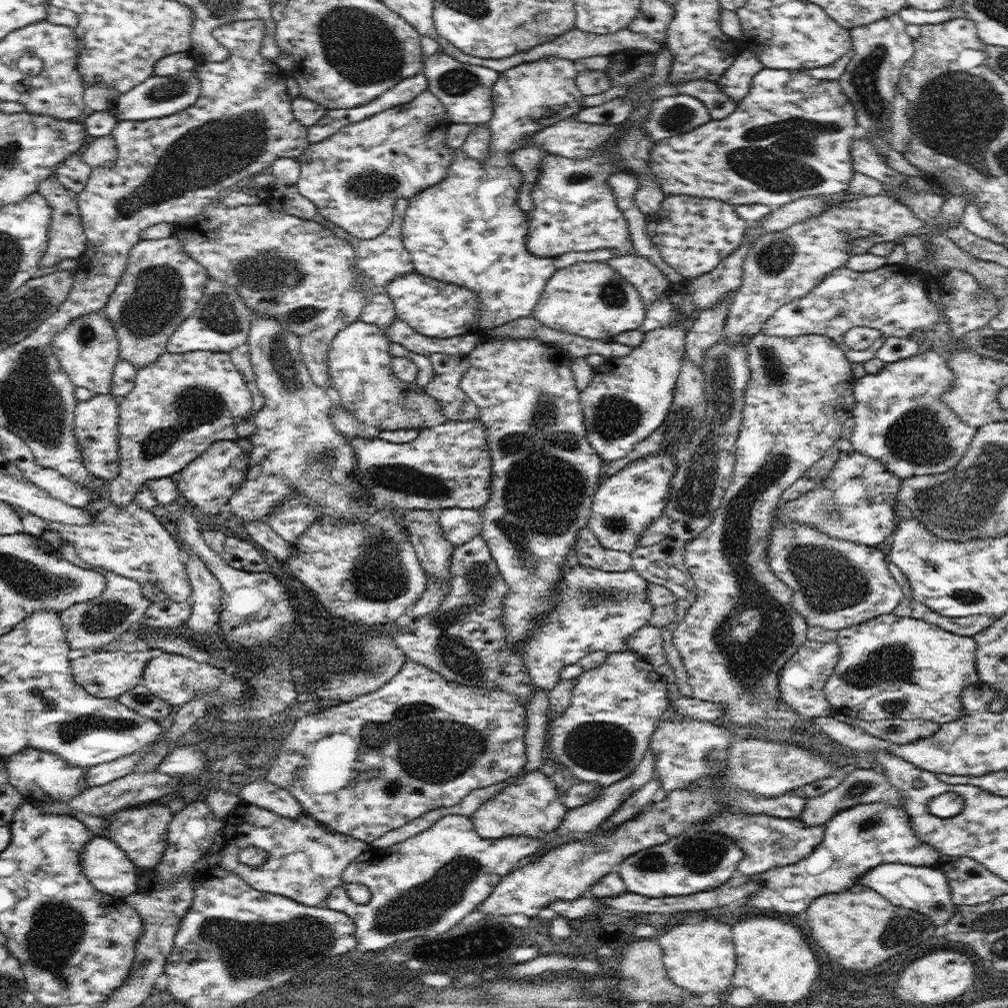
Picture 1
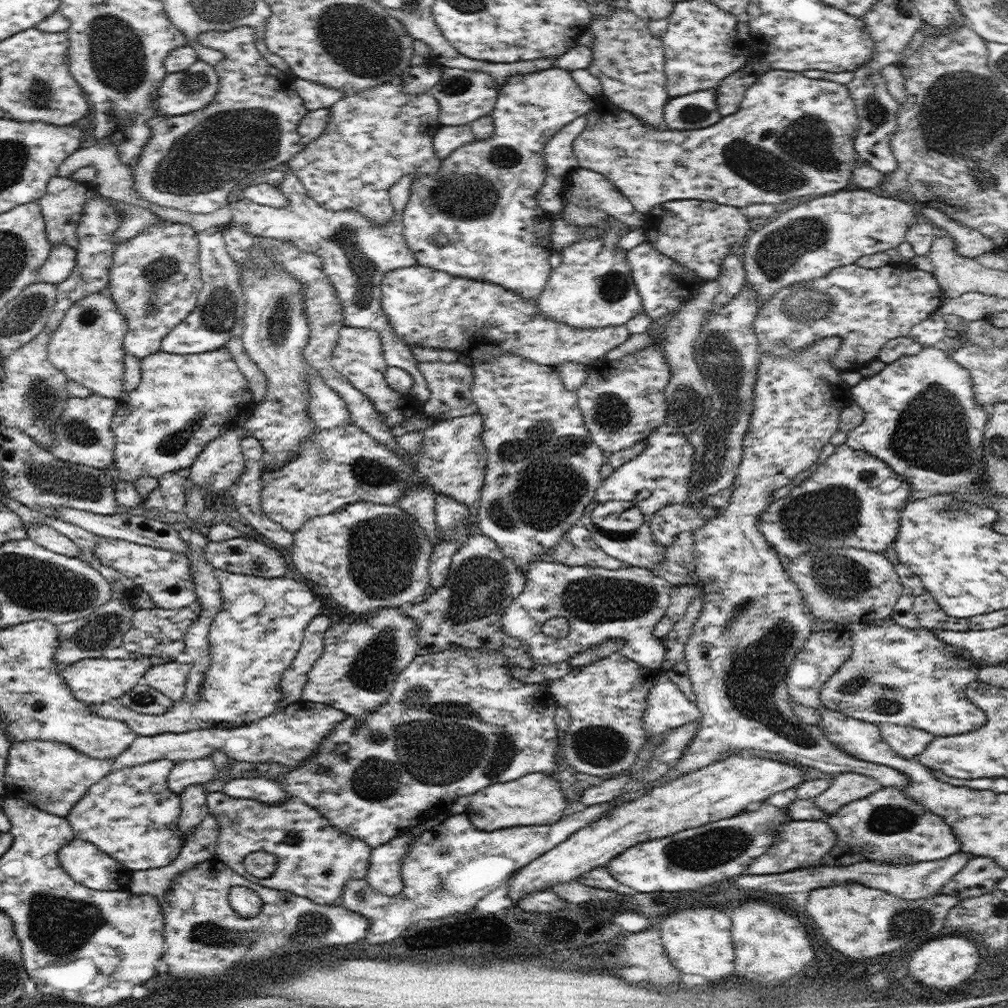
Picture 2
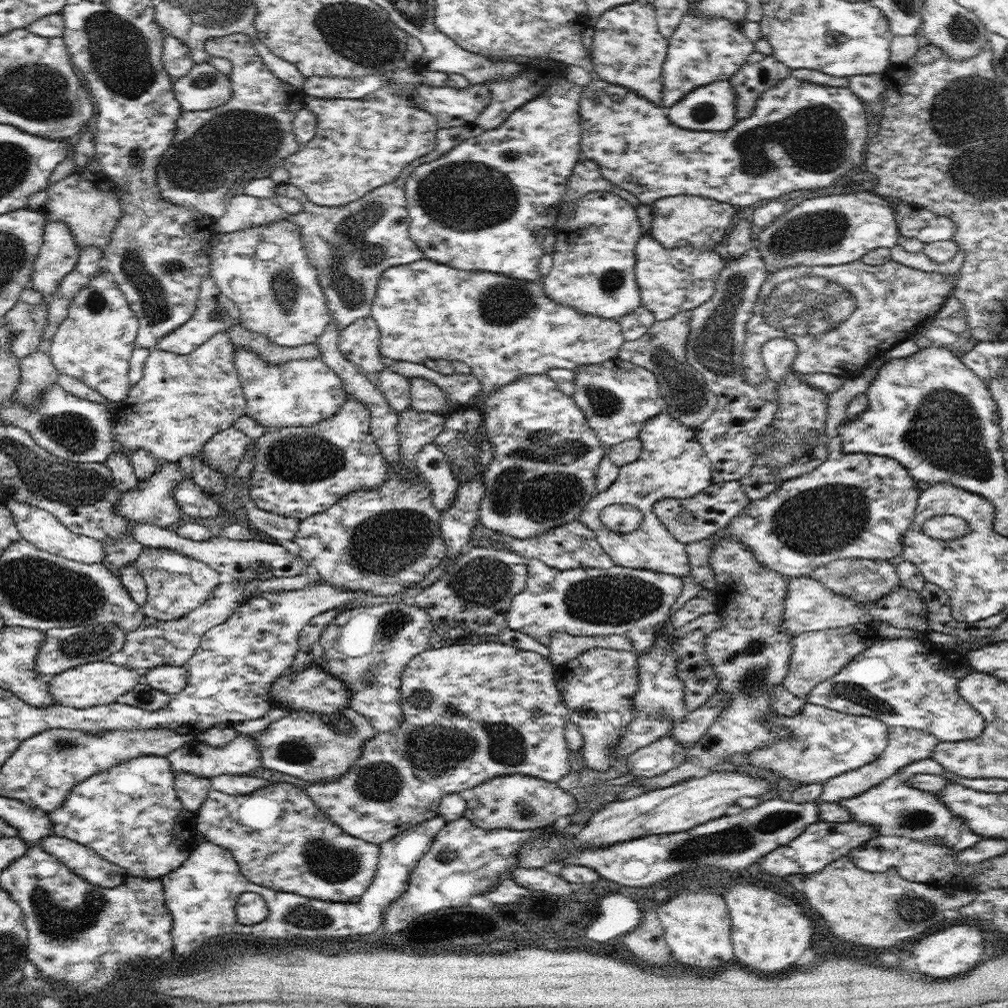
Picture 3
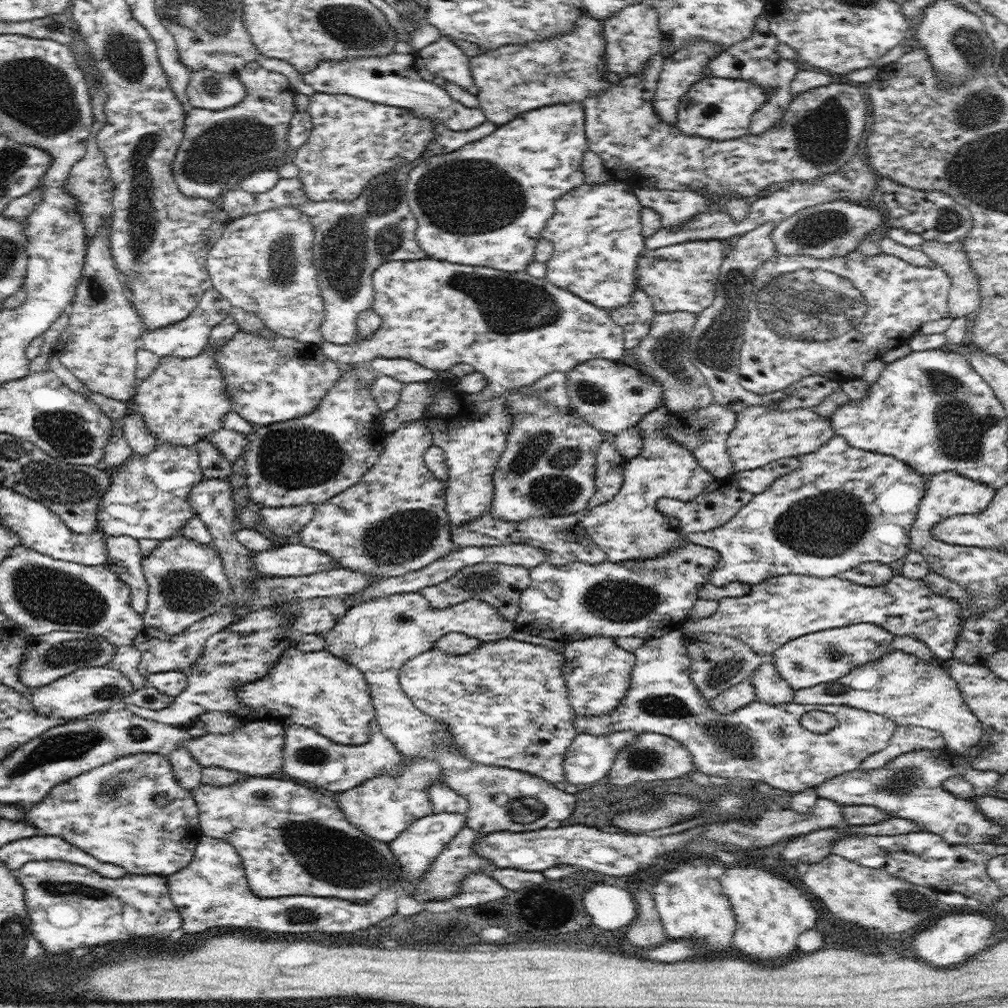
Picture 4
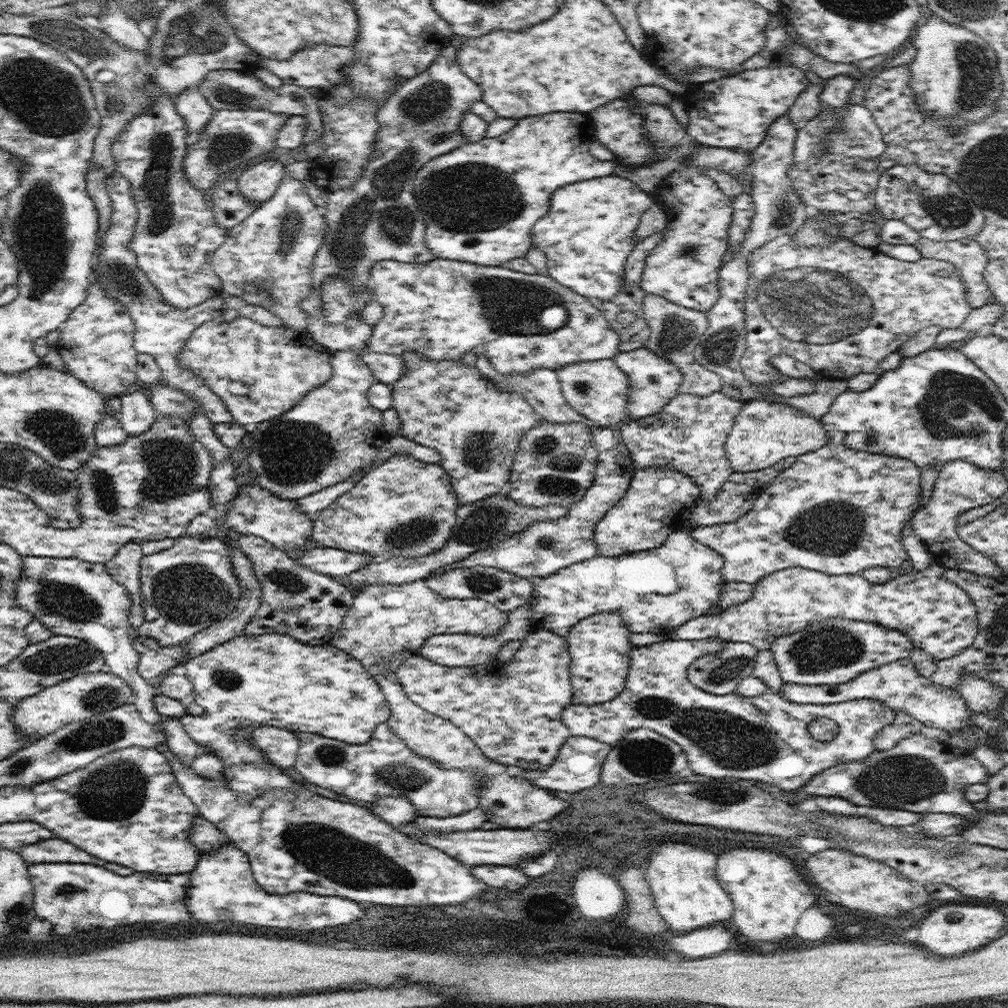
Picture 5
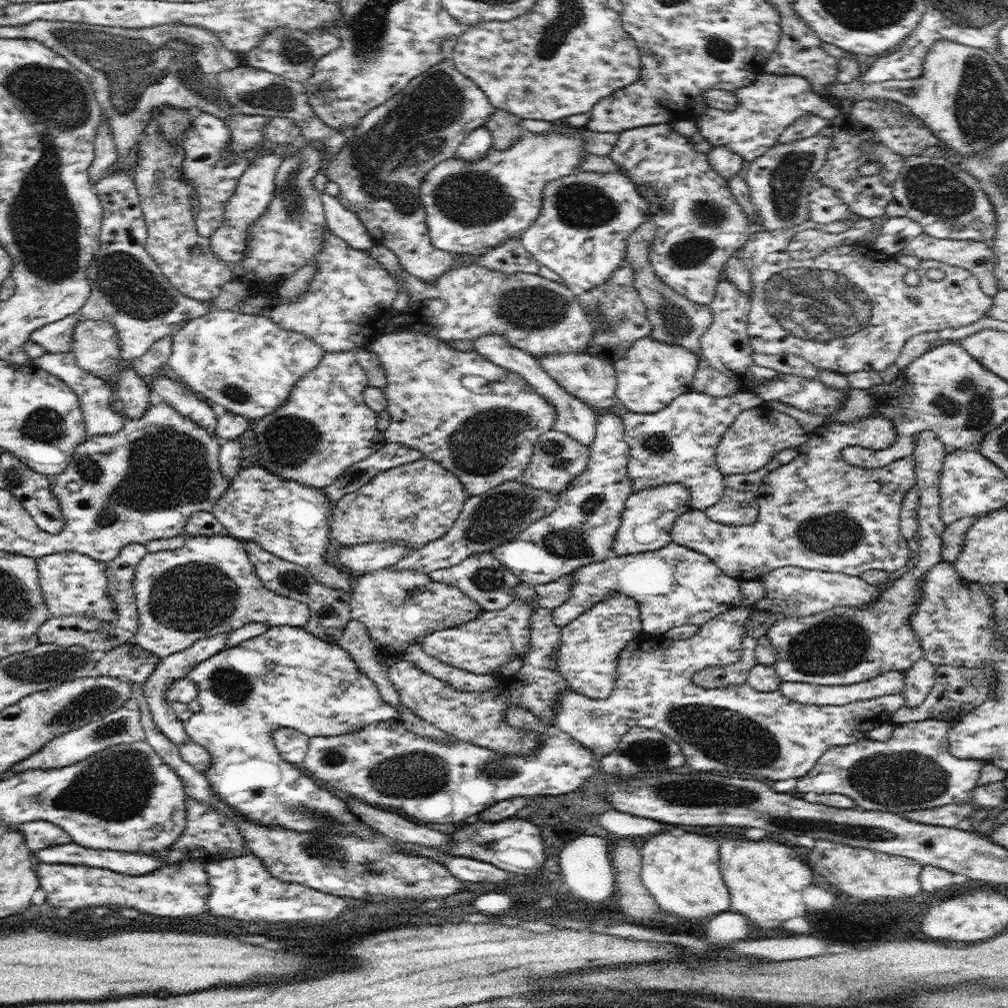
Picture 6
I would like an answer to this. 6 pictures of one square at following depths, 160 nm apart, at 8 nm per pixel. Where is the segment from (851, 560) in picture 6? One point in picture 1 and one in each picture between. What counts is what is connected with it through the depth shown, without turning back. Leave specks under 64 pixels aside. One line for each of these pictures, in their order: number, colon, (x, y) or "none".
1: (856, 501)
2: (852, 500)
3: (852, 505)
4: (843, 506)
5: (839, 511)

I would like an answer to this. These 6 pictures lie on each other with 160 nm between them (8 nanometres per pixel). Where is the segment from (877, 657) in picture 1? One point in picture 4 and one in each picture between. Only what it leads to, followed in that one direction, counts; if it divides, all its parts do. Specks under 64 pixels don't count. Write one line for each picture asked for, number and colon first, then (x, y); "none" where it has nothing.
2: (905, 676)
3: (912, 683)
4: (912, 692)

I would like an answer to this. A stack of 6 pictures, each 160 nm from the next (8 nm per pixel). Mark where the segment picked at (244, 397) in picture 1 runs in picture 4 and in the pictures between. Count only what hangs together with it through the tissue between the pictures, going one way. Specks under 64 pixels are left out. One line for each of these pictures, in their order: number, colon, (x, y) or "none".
2: (182, 402)
3: (181, 401)
4: (185, 399)

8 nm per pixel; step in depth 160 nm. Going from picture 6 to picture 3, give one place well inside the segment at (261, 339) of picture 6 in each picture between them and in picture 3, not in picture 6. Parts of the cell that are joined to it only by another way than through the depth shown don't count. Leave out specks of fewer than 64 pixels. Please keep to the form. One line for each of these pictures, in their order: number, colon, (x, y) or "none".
3: (302, 392)
4: (271, 380)
5: (259, 371)

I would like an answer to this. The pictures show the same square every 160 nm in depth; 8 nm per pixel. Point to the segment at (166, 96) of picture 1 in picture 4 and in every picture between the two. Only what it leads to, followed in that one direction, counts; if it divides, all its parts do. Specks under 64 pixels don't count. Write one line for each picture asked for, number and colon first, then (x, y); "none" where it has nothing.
2: (191, 90)
3: (204, 87)
4: (214, 91)

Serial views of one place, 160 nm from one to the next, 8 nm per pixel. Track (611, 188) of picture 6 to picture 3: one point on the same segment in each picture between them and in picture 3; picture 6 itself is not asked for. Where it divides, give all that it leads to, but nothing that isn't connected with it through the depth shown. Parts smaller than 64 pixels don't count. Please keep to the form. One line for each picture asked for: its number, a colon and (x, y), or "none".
3: (594, 260)
4: (596, 231)
5: (589, 231)

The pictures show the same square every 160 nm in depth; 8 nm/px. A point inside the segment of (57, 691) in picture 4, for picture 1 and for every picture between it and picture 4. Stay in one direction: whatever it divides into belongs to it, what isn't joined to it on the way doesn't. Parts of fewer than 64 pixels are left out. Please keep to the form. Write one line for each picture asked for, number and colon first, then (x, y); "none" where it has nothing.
1: (104, 674)
2: (95, 680)
3: (97, 683)

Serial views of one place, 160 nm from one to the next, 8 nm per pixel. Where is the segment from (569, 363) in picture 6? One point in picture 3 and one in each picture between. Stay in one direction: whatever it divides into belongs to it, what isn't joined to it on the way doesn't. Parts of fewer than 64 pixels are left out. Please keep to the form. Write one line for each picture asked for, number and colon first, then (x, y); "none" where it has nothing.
3: (618, 397)
4: (611, 396)
5: (598, 389)

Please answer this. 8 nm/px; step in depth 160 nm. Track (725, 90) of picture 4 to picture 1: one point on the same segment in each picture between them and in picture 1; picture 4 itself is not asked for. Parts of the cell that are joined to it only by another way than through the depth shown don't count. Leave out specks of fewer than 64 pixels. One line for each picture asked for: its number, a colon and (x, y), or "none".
1: (672, 115)
2: (699, 109)
3: (712, 107)

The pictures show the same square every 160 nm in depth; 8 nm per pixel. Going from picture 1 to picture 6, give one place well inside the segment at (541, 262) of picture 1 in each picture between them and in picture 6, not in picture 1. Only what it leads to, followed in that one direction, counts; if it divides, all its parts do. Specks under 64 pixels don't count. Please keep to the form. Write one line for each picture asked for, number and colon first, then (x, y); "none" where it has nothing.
2: (477, 216)
3: (486, 205)
4: (484, 205)
5: (479, 202)
6: (471, 207)

